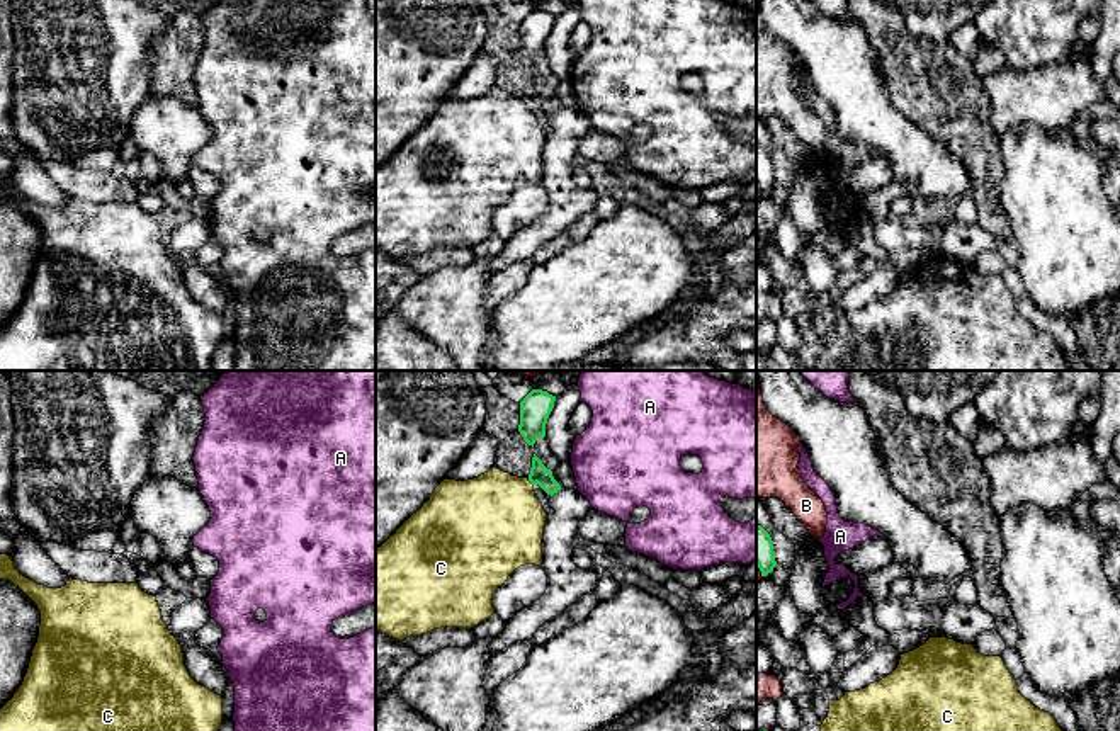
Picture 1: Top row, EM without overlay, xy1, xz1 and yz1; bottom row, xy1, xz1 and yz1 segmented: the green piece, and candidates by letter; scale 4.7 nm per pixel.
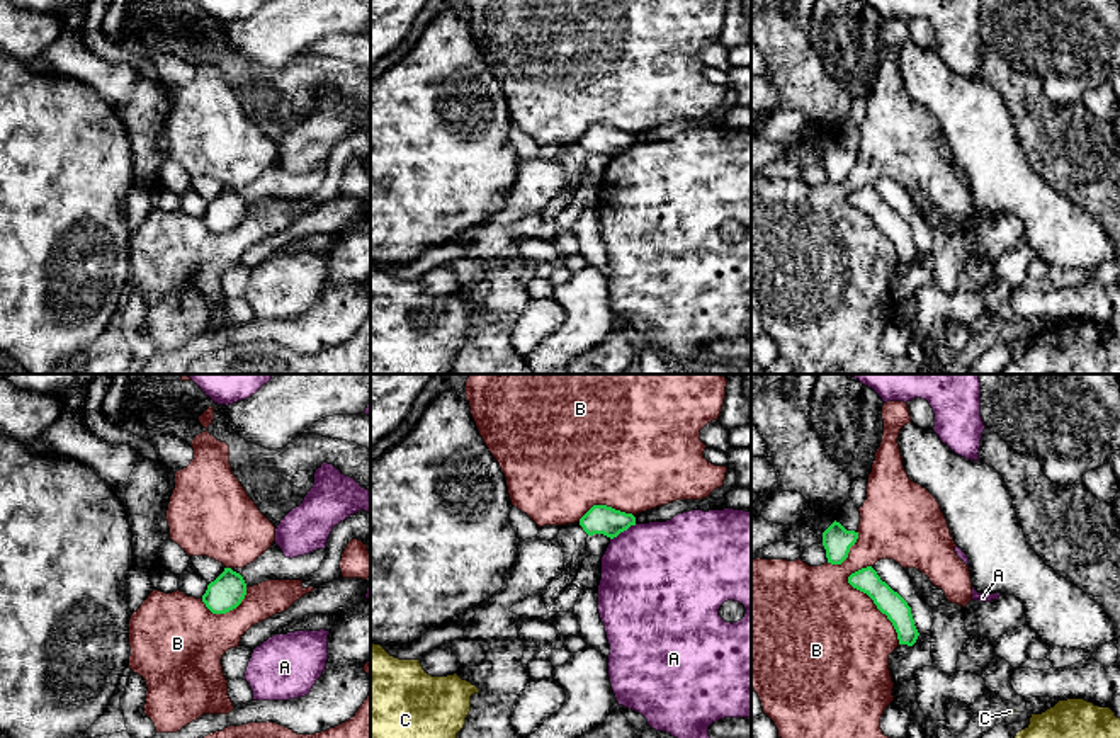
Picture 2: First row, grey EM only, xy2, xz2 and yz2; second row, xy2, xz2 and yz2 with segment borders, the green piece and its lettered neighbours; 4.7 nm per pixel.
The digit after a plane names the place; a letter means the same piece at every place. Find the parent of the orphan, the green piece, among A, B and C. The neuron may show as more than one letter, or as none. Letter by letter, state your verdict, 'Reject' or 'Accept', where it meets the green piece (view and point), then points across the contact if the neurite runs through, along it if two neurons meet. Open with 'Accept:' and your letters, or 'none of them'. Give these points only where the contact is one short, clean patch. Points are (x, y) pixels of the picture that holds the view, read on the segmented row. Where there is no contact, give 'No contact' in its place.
Accept: none of them
A: Reject. Touches green at xz2 (622, 531). Boundary: xz2 (636, 524), (631, 524), (610, 539)
B: Reject. Touches green at yz2 (876, 604)
C: Reject. Touches green at xz1 (529, 480)

